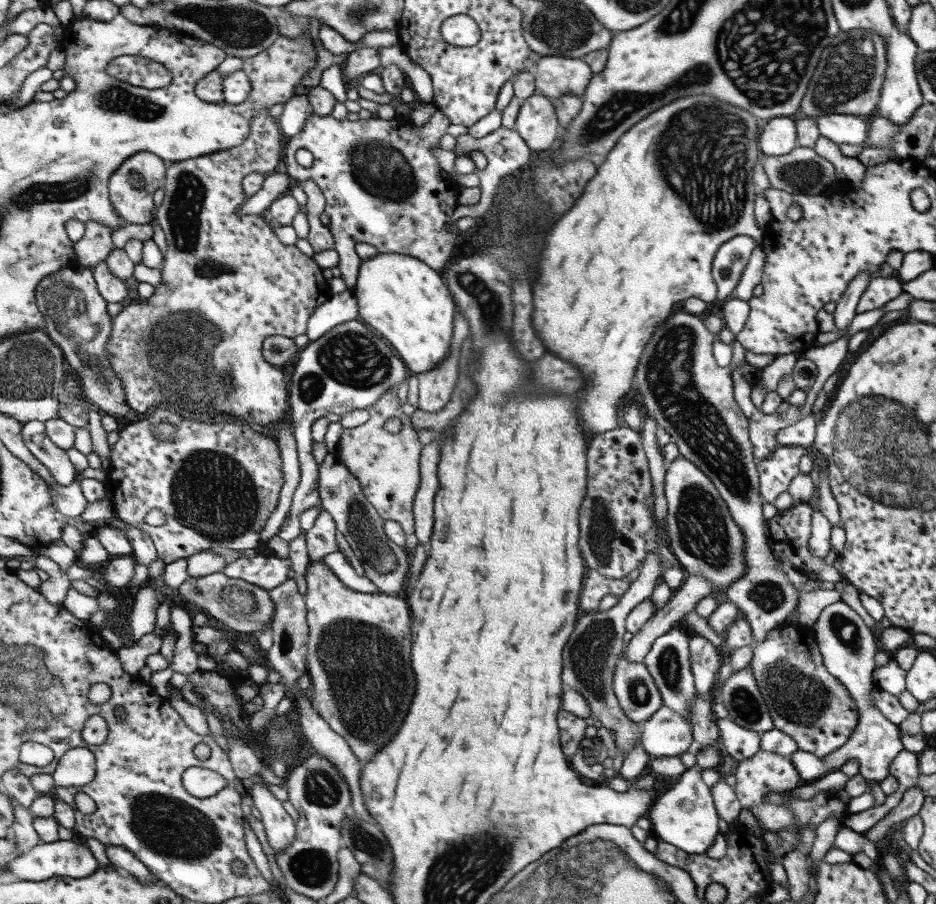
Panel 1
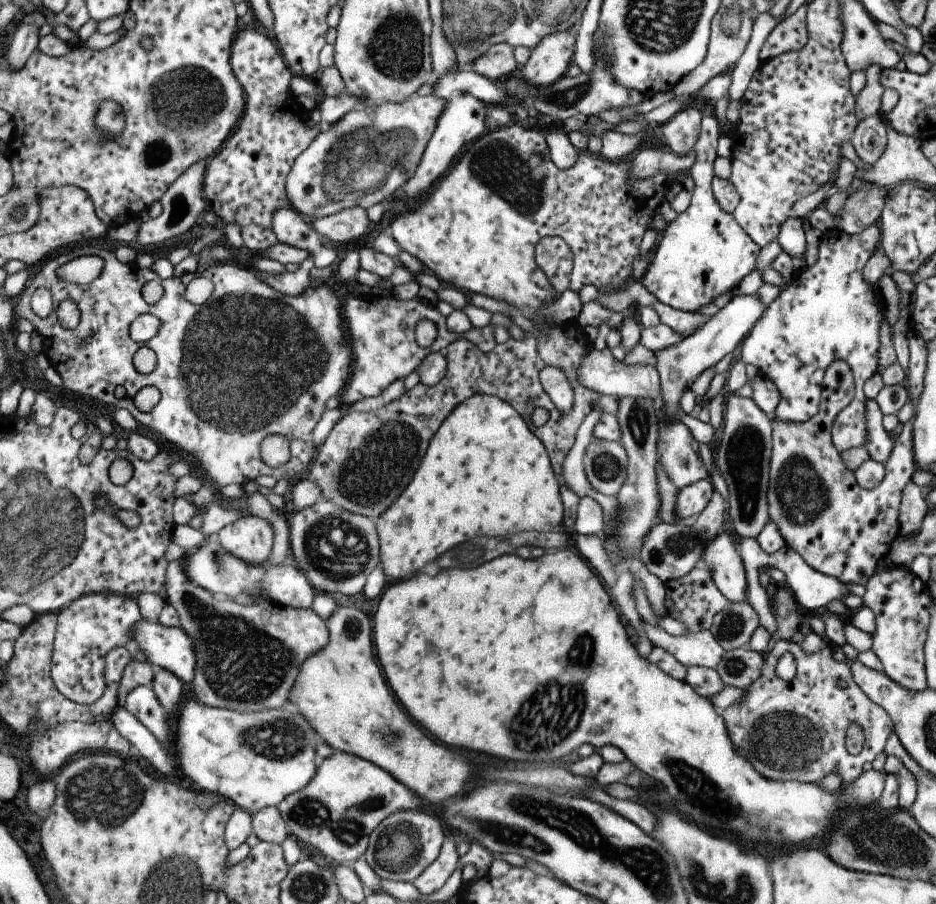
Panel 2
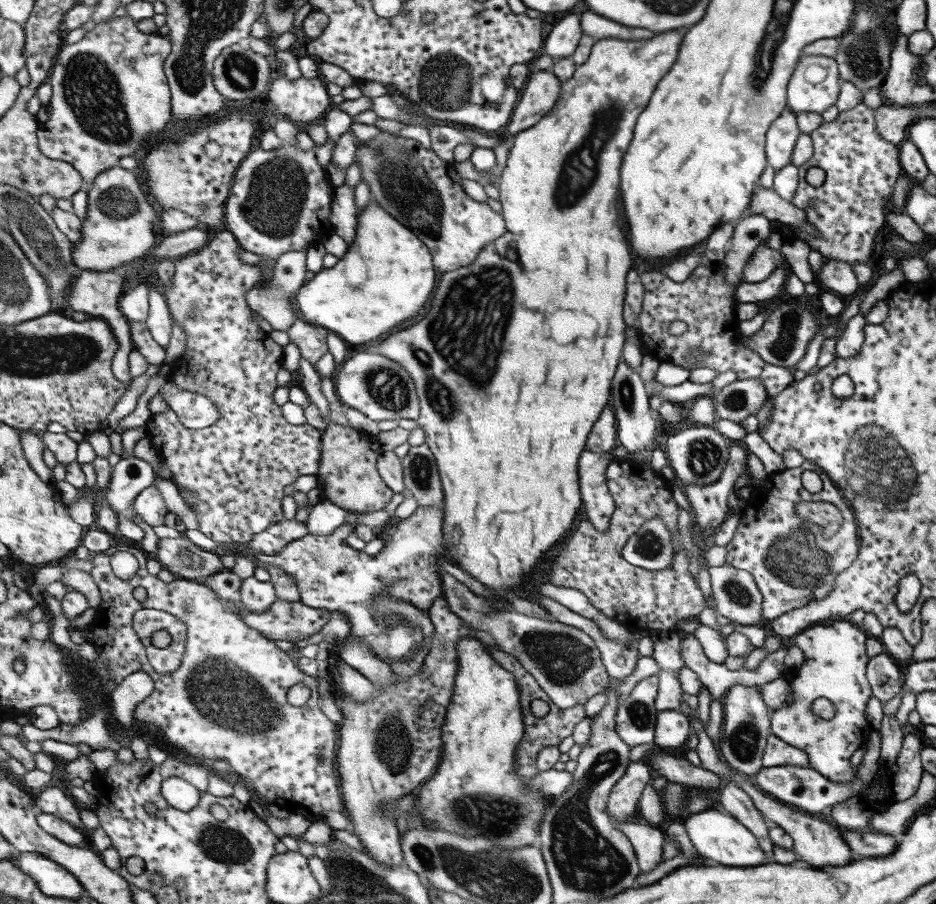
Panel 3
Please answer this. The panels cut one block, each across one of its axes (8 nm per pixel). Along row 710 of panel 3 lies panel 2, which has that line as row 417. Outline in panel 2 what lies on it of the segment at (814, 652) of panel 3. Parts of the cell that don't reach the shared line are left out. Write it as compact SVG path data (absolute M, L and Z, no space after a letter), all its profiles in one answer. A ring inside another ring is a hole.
M871 224L863 232L849 236L825 232L819 240L817 260L793 276L791 284L767 306L759 322L749 330L737 348L741 362L757 366L779 390L779 406L773 412L777 422L803 424L819 412L825 370L841 360L847 362L855 378L855 396L831 426L831 442L837 452L863 448L867 440L863 382L877 372L879 326L885 322L877 288L863 278L863 268L871 254L879 250L879 226Z

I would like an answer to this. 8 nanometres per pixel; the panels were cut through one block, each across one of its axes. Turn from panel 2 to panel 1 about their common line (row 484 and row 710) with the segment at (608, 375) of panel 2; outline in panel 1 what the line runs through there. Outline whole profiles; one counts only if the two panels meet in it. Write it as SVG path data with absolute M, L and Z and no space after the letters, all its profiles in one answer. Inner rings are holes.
M671 628L669 632L665 632L661 638L657 638L653 642L651 650L645 654L643 664L649 670L651 678L655 680L657 692L661 696L661 704L667 706L669 710L675 710L675 714L681 714L689 722L691 704L699 696L695 692L693 674L691 674L691 666L689 666L689 634L681 634L679 630Z

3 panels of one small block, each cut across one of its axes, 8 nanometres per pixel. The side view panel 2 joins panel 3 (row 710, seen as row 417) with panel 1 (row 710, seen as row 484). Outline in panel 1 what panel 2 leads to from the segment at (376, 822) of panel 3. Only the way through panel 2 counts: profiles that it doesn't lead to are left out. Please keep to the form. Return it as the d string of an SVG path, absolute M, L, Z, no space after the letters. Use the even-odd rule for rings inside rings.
M309 562L309 570L307 570L307 606L309 606L309 628L311 628L311 640L309 640L309 678L313 680L313 704L315 708L321 712L321 716L331 724L331 728L341 734L353 748L353 752L361 758L361 762L371 762L373 758L377 758L379 752L383 752L385 746L389 746L389 742L393 742L393 738L401 732L401 726L407 722L405 718L409 716L409 708L411 702L415 700L417 694L417 674L413 670L413 610L409 606L407 596L385 596L385 594L363 594L363 592L355 592L349 586L345 586L335 574L333 570L329 570L329 566L325 562Z

